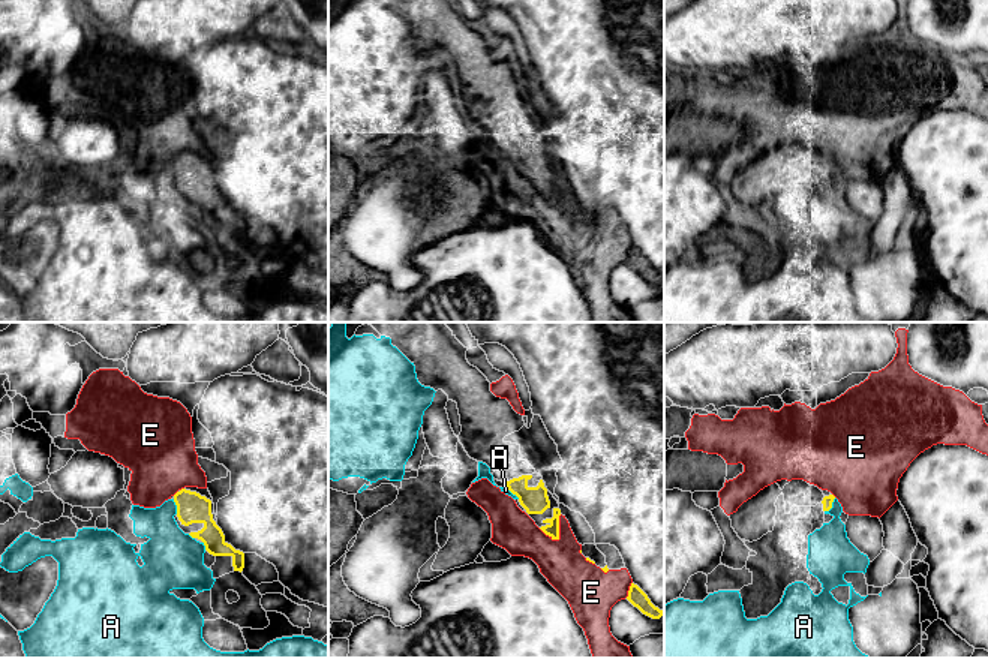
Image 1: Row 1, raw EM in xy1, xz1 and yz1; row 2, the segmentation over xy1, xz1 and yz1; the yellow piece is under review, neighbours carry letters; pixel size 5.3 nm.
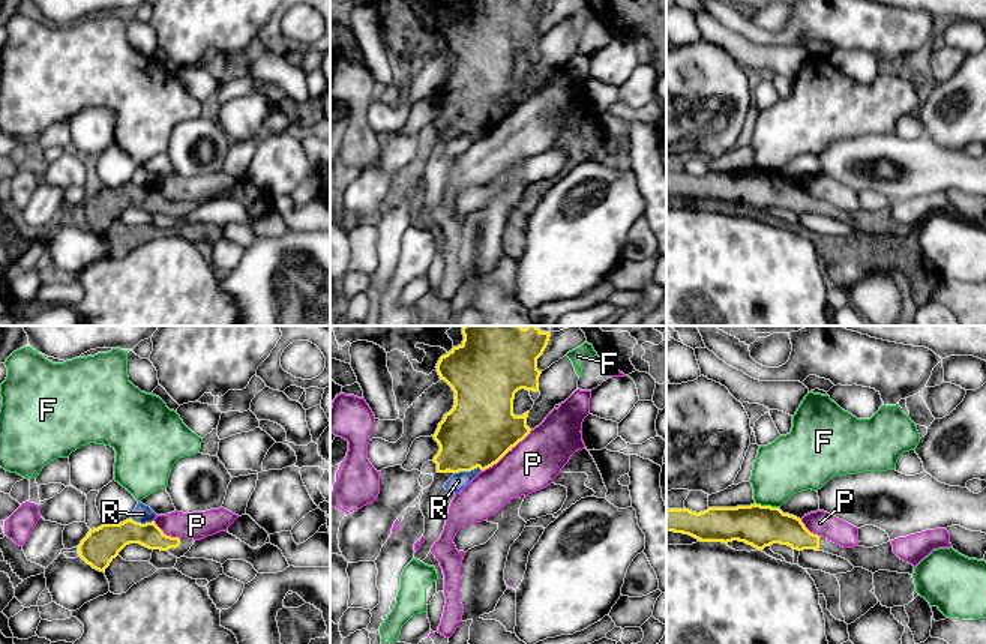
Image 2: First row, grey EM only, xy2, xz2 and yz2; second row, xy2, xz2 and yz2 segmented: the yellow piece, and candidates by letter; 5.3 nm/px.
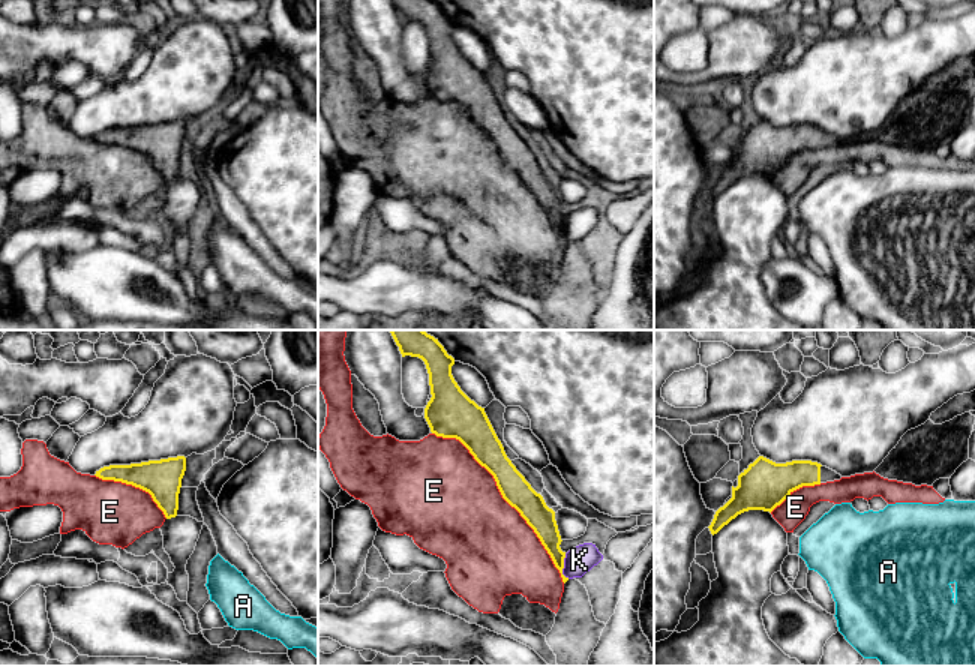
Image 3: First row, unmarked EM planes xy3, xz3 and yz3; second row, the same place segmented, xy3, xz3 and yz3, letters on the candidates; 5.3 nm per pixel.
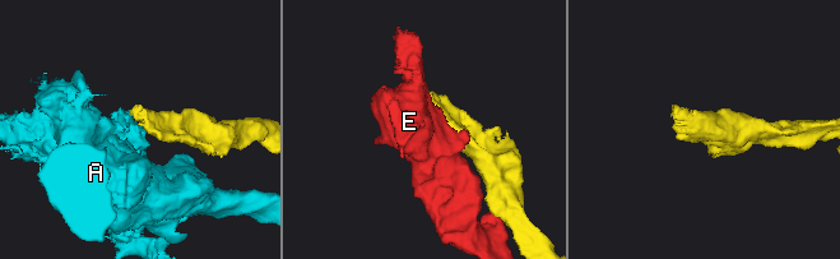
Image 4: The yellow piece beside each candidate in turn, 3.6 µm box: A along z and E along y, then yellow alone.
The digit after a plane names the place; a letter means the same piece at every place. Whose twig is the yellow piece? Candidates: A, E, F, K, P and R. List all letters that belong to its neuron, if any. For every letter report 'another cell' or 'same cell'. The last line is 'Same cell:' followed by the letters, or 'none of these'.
A: another cell
E: another cell
F: another cell
K: another cell
P: another cell
R: another cell
Same cell: none of these

